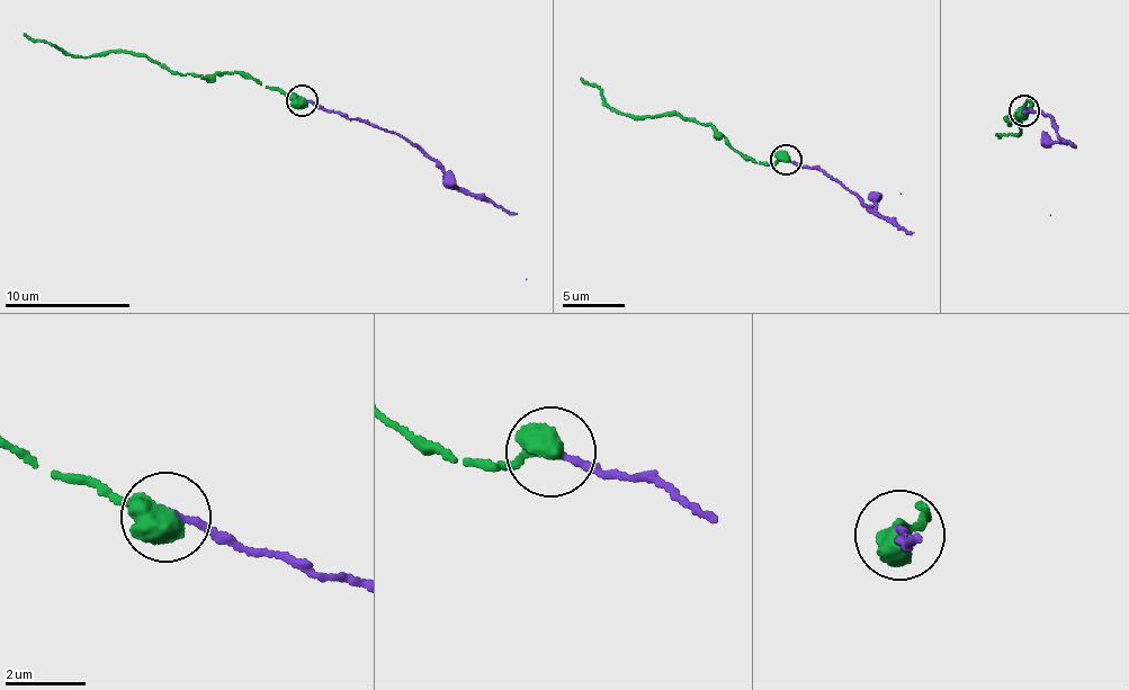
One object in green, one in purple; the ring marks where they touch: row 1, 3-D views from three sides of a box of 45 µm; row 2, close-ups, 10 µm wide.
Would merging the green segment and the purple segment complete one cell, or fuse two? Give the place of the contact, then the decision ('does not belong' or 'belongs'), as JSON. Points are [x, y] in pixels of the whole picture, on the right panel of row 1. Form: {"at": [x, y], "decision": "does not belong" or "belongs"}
{"at": [1023, 110], "decision": "belongs"}

